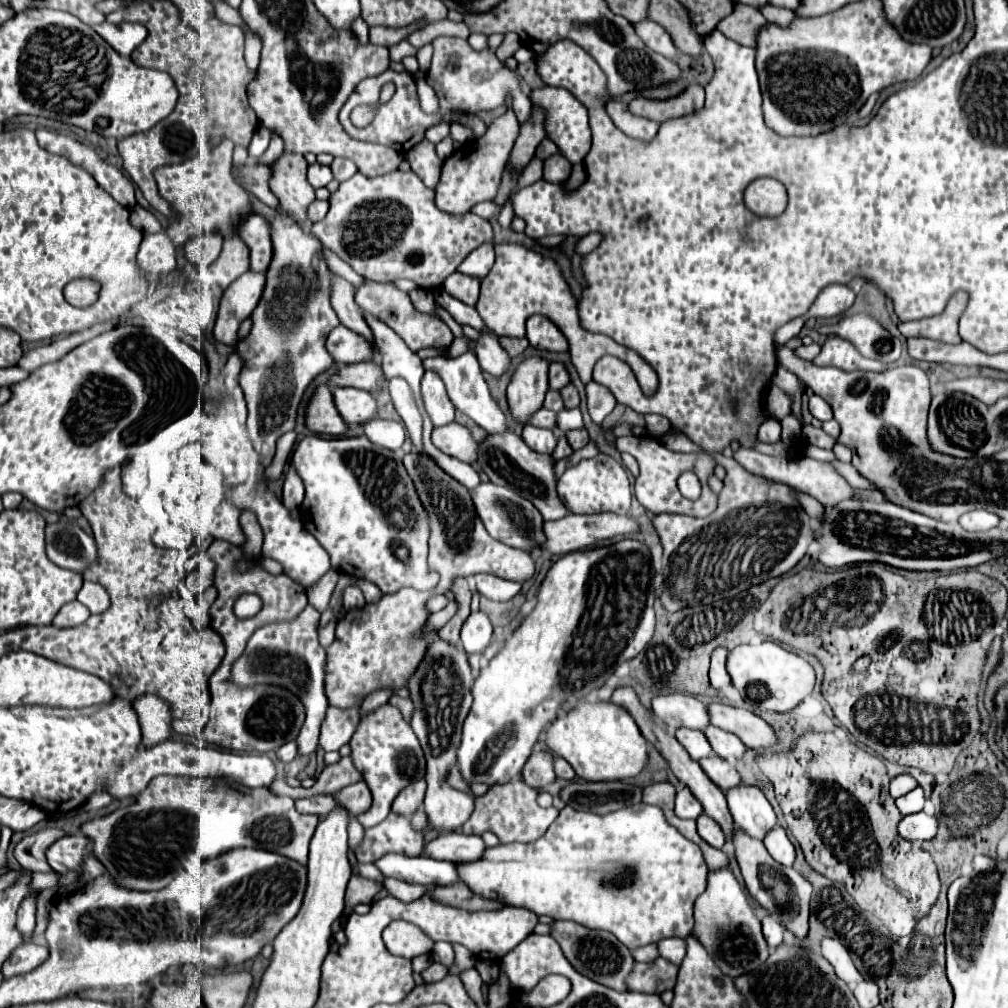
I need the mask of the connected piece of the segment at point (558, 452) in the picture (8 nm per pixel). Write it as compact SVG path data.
M559 435L559 439L557 439L557 447L555 447L555 451L553 451L553 459L559 461L559 459L563 459L563 457L569 457L571 453L573 453L573 449L569 447L565 435Z

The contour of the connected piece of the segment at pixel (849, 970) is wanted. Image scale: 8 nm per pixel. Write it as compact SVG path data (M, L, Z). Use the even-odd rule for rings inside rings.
M823 939L821 949L823 949L823 945L825 945L825 953L823 953L823 955L825 955L825 959L833 965L837 977L843 979L847 985L855 985L855 983L863 981L863 975L855 969L855 965L853 965L847 949L841 947L841 945L839 945L839 947L833 947L831 943L839 943L839 941L837 941L837 939Z

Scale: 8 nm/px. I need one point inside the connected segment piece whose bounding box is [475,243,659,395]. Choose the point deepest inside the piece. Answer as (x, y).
(522, 282)

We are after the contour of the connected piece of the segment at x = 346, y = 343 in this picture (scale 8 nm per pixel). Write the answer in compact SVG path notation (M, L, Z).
M339 325L331 331L327 339L327 349L333 355L335 363L351 365L351 363L361 363L361 361L371 361L375 353L379 351L375 341L365 339L363 335Z

